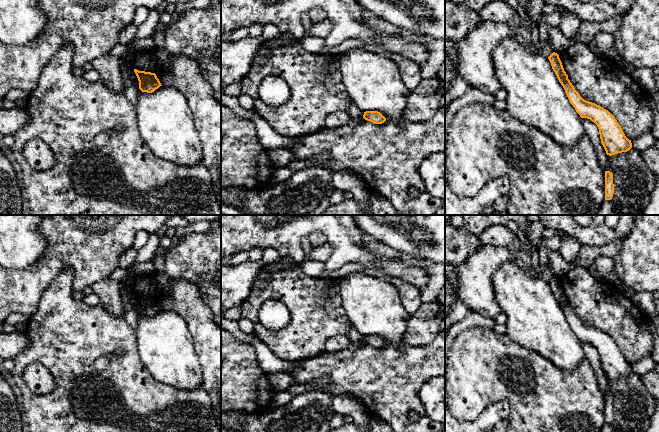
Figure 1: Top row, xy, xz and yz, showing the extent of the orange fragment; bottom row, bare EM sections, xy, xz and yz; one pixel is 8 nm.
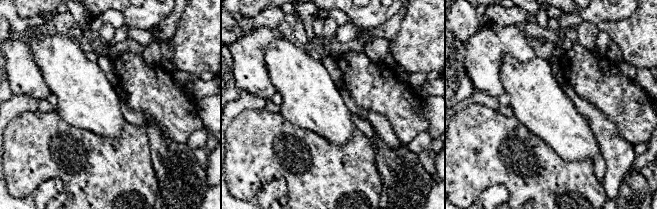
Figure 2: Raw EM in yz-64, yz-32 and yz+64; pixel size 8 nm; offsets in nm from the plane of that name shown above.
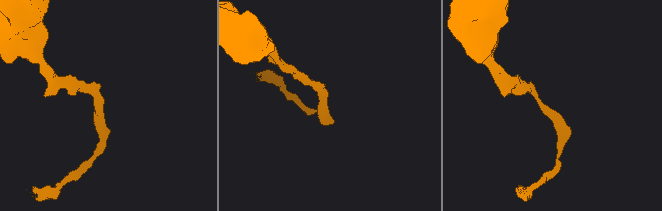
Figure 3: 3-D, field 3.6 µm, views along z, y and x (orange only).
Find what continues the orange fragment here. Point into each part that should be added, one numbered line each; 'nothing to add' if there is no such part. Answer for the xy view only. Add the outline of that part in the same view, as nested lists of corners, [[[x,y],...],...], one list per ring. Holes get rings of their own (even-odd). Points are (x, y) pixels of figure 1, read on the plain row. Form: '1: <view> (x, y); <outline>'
nothing to add

